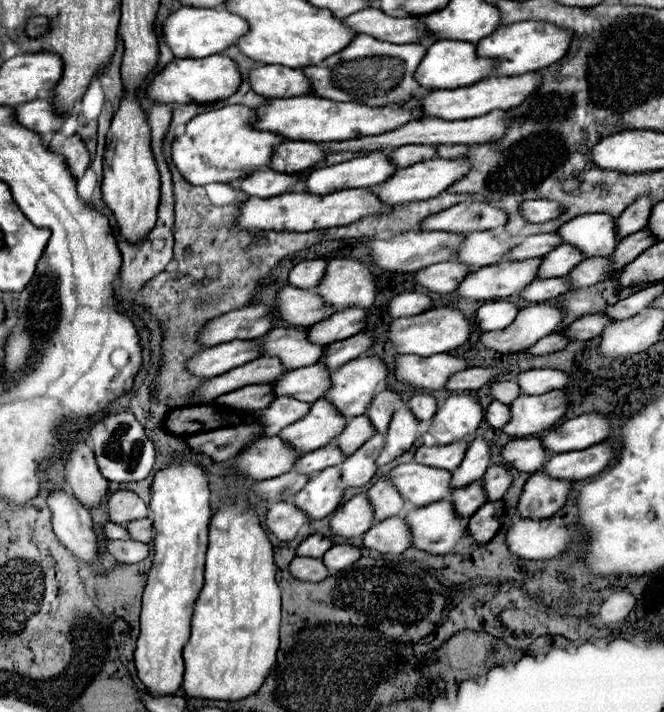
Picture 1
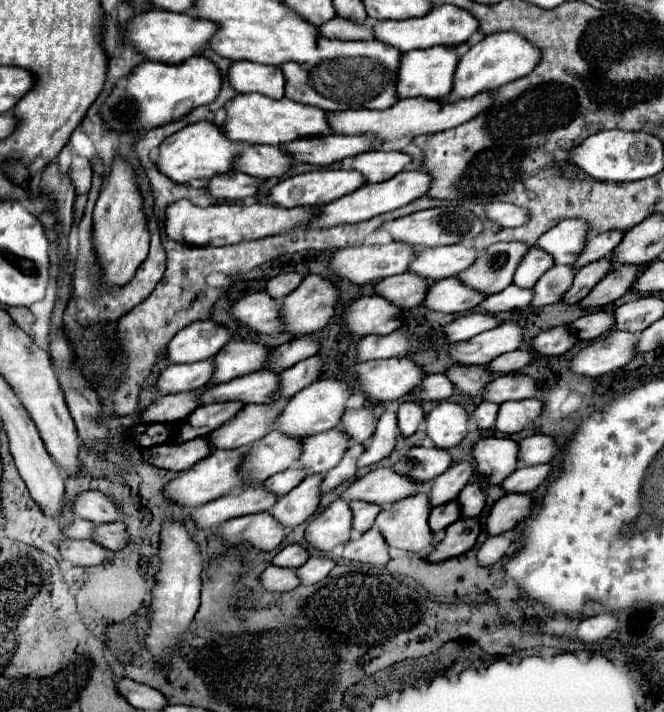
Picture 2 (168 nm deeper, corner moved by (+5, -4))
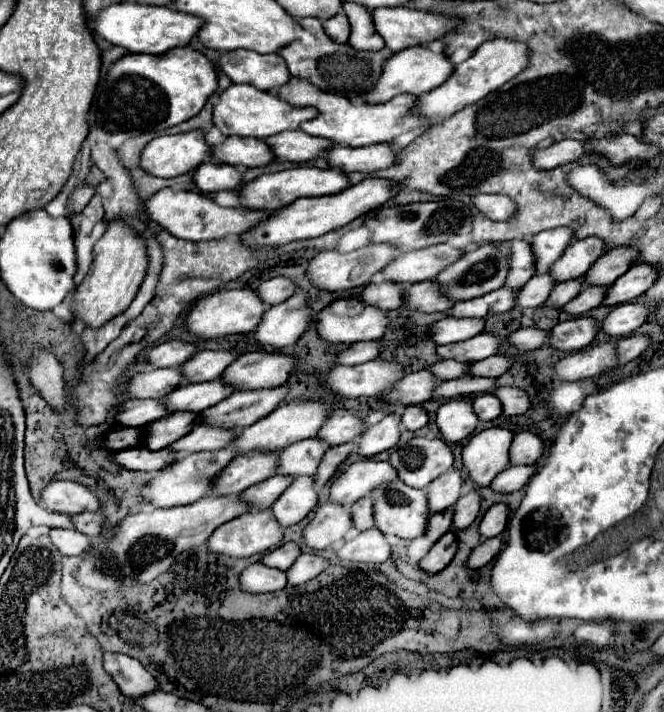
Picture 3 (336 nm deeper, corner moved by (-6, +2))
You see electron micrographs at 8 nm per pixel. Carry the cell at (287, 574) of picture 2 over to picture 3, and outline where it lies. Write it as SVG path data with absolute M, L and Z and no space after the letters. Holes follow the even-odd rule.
M251 564L239 576L239 586L243 592L261 594L261 592L275 592L285 588L285 572L273 570L263 564Z

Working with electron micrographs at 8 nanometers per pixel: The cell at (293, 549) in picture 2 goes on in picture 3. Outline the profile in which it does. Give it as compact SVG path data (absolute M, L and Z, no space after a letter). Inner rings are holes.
M287 542L287 544L271 550L269 554L265 554L265 556L261 558L261 562L263 562L265 566L269 566L269 568L277 568L277 570L283 570L283 572L285 572L285 570L291 568L291 564L293 564L295 558L299 556L299 552L301 552L301 550L299 550L297 544Z

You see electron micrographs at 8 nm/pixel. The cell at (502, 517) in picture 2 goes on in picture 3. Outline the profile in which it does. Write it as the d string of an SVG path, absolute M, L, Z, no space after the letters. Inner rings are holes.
M495 504L495 506L491 506L487 512L485 512L485 516L483 516L483 520L481 520L481 524L479 524L479 534L481 534L481 538L495 538L495 536L499 536L503 530L505 530L505 526L507 526L507 516L509 516L509 508L505 506L505 504Z

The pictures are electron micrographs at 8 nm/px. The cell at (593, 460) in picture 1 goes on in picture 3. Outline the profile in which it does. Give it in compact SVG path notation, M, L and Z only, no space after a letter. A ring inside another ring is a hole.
M511 466L511 468L503 470L495 478L495 482L491 482L489 488L493 492L501 492L501 494L509 494L509 492L521 490L529 482L529 478L535 472L535 468L537 466Z

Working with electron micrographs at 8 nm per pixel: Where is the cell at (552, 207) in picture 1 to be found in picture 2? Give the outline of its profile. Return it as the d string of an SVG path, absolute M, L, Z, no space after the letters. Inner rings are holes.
M494 202L486 206L488 218L498 222L504 228L516 228L522 226L530 220L530 214L526 208L516 206L516 204L508 204L508 202Z

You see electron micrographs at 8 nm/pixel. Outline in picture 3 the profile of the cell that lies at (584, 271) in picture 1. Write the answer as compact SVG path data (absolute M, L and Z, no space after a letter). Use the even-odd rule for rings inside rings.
M549 274L533 276L517 292L515 306L519 306L519 308L535 308L535 306L541 306L547 300L547 296L553 290L553 286L555 286L555 282L549 278Z

